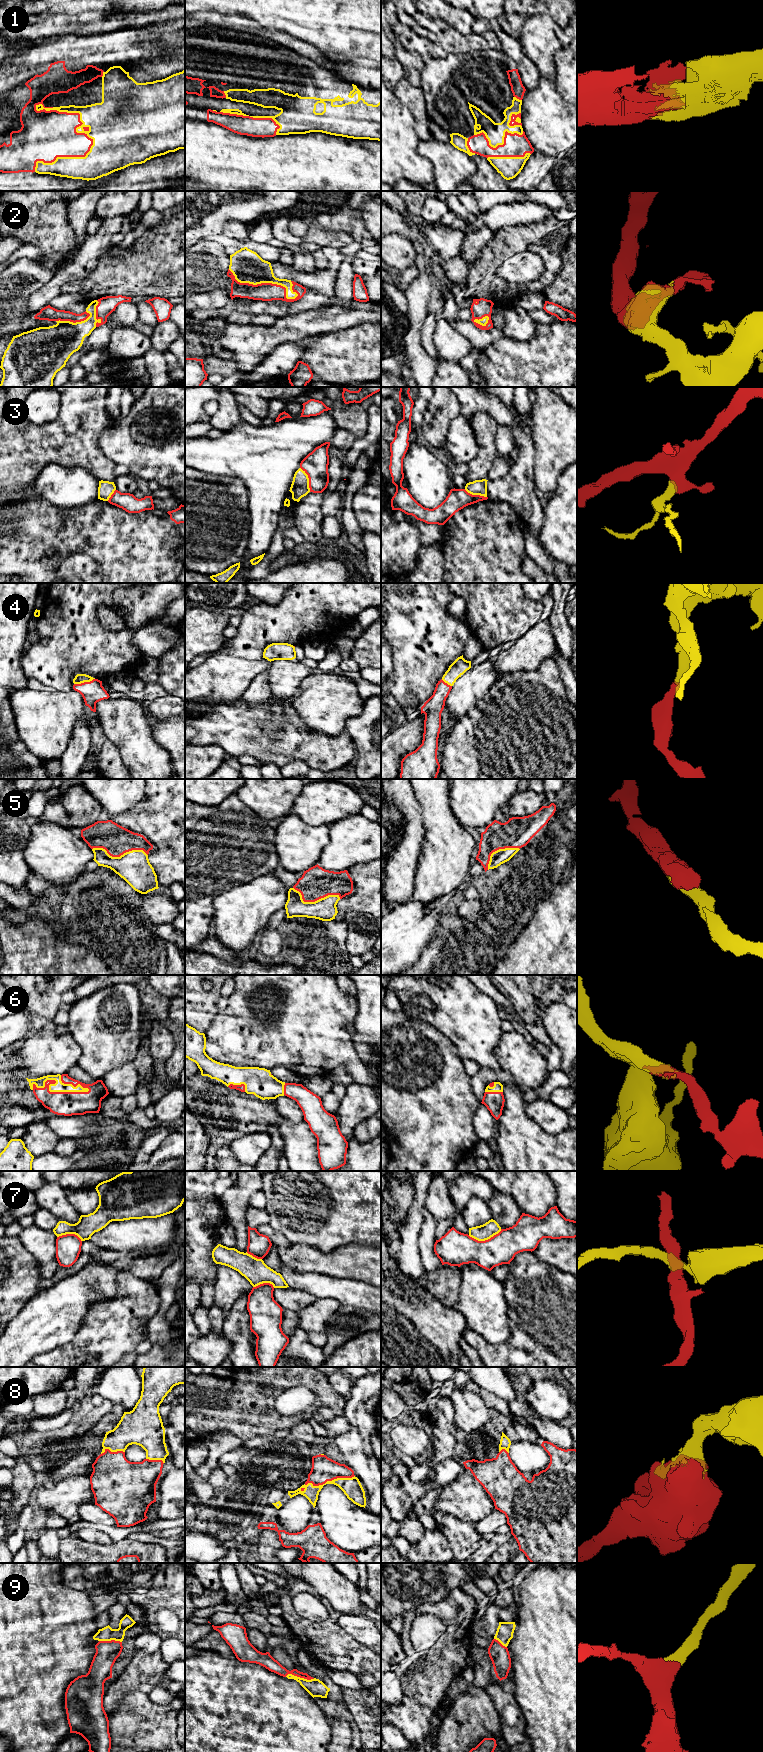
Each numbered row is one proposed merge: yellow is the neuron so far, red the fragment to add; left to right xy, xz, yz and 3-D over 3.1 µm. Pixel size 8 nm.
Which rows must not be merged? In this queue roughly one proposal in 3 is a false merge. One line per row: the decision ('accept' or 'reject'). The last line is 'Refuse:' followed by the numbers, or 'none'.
1: accept
2: accept
3: reject
4: accept
5: accept
6: accept
7: reject
8: accept
9: accept
Refuse: 3, 7

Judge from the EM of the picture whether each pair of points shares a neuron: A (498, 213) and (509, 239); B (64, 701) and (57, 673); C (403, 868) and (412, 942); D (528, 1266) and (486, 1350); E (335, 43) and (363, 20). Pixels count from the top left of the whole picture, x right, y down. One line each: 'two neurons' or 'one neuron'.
A: two neurons
B: two neurons
C: two neurons
D: one neuron
E: one neuron

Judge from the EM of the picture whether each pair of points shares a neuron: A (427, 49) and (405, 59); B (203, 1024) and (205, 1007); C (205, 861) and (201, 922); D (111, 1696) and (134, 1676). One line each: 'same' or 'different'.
A: different
B: same
C: same
D: same

